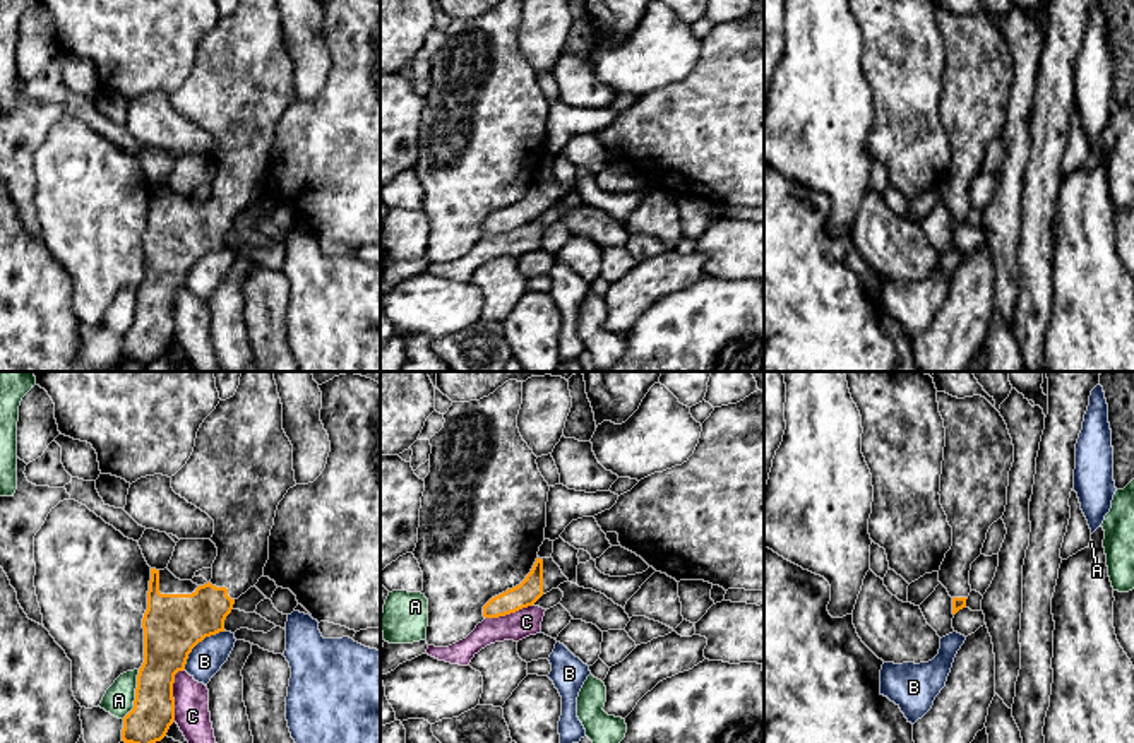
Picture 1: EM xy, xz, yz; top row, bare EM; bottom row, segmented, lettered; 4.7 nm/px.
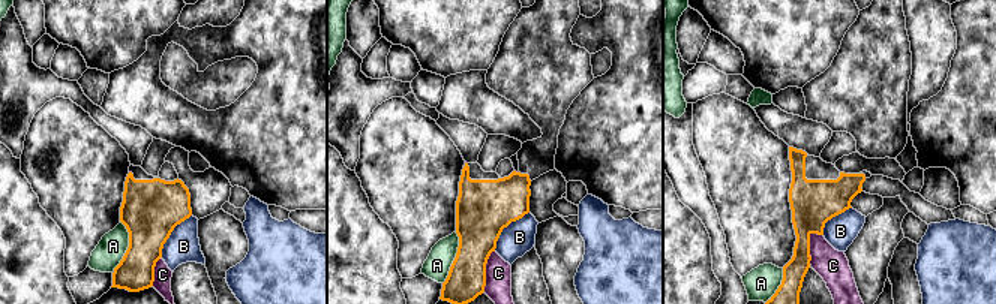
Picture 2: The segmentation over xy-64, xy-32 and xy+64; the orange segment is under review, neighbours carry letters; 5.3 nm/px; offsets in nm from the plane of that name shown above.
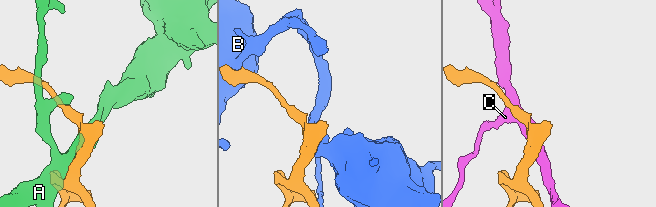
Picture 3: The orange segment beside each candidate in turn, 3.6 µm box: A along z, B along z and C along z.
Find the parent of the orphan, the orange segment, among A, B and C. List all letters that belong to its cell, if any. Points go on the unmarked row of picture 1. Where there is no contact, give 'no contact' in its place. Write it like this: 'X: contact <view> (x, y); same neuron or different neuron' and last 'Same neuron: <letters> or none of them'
A: contact xy (136, 310); different neuron
B: contact xy (199, 257); different neuron
C: contact xy (172, 310); different neuron
Same neuron: none of them

